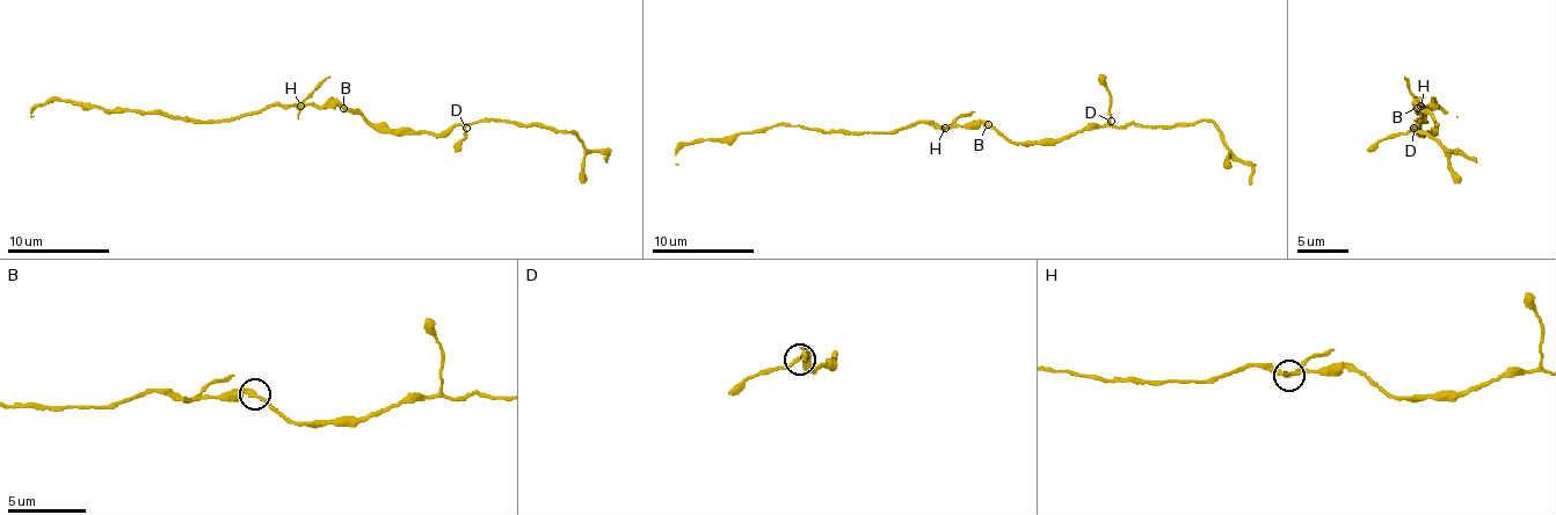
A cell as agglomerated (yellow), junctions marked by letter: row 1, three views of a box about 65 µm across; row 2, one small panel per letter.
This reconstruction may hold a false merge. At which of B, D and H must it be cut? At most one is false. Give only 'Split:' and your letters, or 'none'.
Split: H

